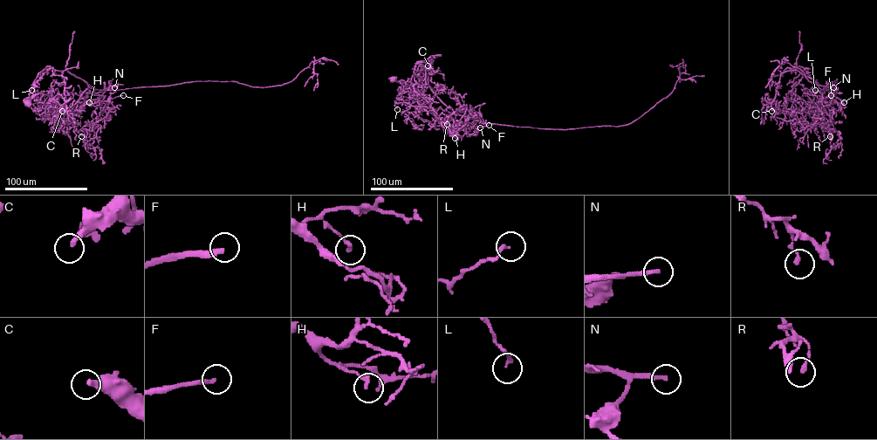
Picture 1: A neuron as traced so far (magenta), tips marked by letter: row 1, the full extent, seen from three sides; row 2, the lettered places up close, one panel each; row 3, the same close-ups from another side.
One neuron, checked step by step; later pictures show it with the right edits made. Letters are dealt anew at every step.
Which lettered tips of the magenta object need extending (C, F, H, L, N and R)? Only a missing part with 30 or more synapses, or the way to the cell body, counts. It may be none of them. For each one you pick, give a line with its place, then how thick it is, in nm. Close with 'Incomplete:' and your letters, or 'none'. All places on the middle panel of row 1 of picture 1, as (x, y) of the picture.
C: Place: (428, 65). Thickness 280 nm
F: Place: (489, 125). Thickness 240 nm
N: Place: (480, 127). Thickness 200 nm
Incomplete: C, F, N

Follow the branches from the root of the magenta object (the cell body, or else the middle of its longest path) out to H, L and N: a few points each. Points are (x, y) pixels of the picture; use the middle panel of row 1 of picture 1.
H: (393, 79), (404, 81), (428, 103), (431, 113), (445, 119), (455, 138)
L: (393, 79), (404, 81), (428, 103), (431, 112), (426, 106), (395, 101), (397, 109)
N: (393, 79), (404, 81), (428, 103), (431, 113), (445, 119), (449, 125), (469, 129), (480, 127)

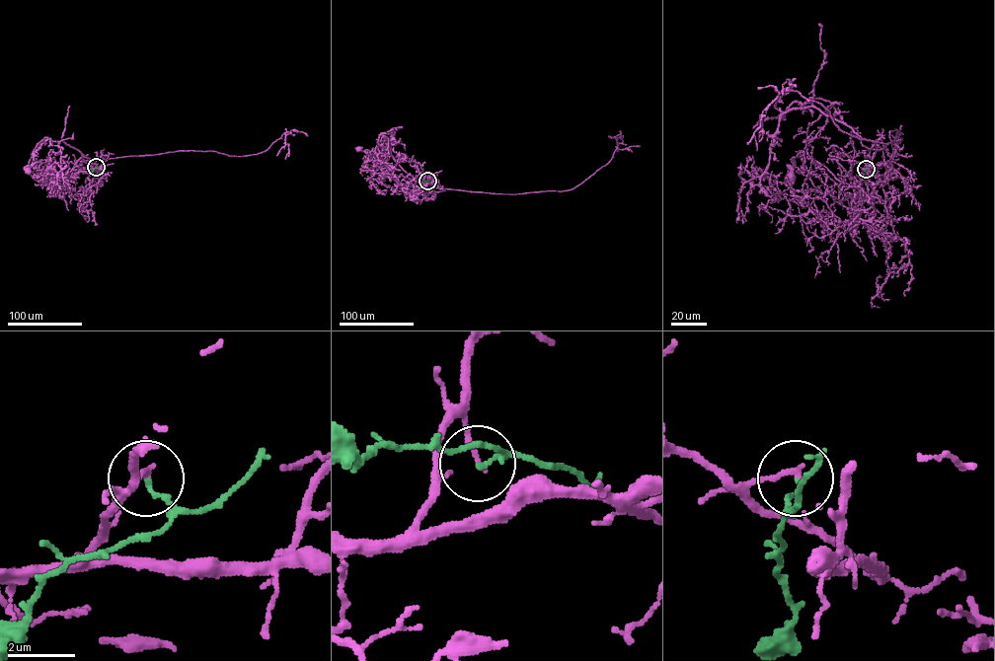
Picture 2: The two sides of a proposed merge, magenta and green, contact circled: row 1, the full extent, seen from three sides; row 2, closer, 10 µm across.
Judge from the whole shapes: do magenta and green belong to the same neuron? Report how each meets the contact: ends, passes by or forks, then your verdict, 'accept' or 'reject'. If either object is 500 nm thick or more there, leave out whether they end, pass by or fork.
magenta ends; green ends; reject

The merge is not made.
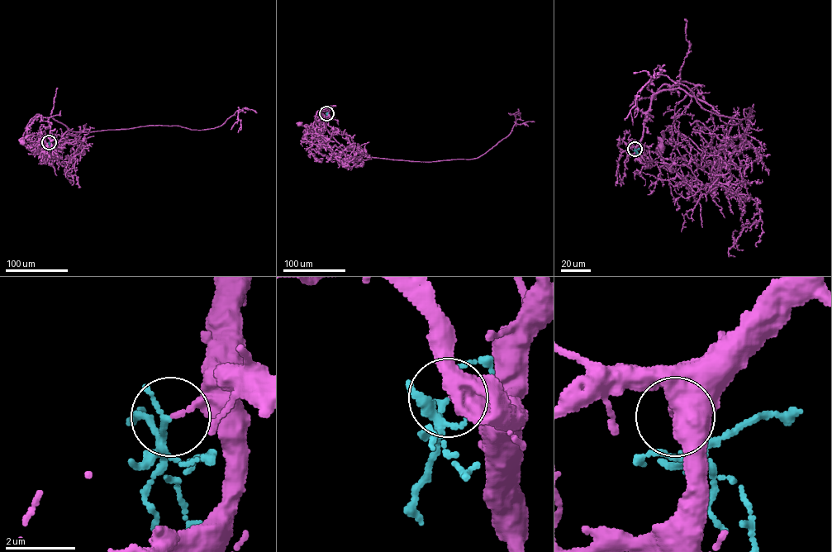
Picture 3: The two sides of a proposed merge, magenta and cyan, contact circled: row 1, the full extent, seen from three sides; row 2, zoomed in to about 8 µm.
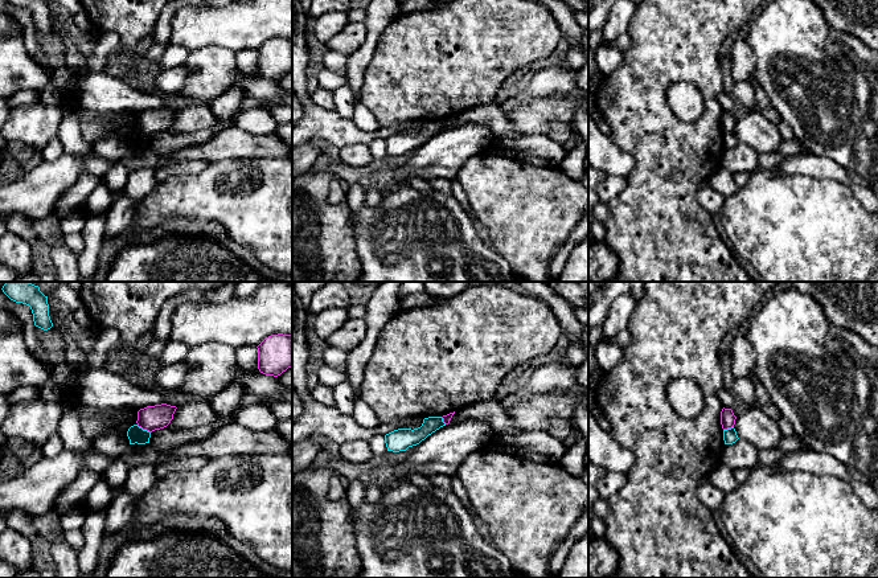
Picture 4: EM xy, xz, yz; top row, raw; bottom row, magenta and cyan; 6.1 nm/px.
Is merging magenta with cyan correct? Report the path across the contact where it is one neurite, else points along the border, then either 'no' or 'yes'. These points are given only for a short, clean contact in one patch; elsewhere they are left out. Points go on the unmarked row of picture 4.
along xy (136, 128), (150, 136) | no

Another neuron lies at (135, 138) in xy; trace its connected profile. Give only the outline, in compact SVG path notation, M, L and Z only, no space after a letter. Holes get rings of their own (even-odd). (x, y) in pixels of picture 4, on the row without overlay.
M134 128L128 132L127 140L130 143L130 148L145 148L149 147L151 136L147 134L143 134L138 128Z

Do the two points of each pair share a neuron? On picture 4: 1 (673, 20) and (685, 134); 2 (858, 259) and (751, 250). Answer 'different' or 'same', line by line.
1: same
2: same

